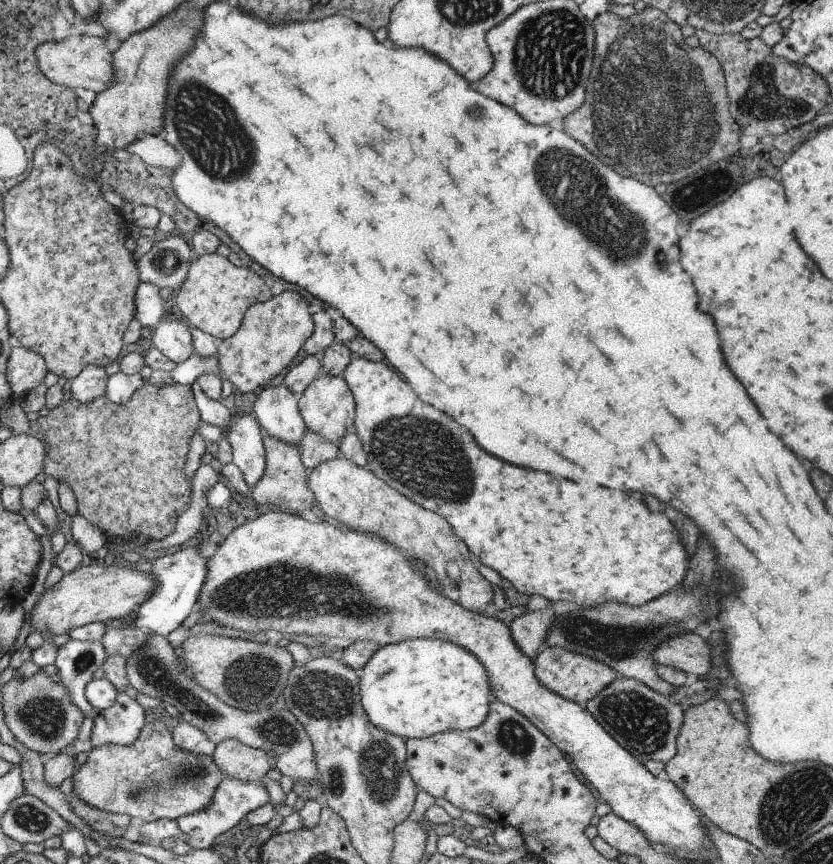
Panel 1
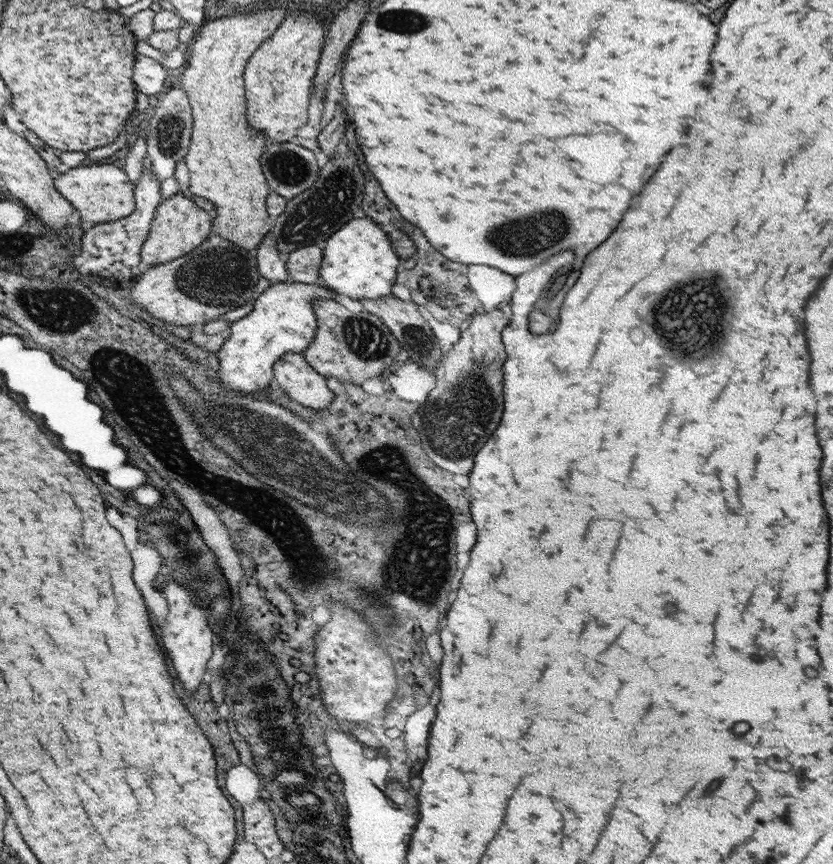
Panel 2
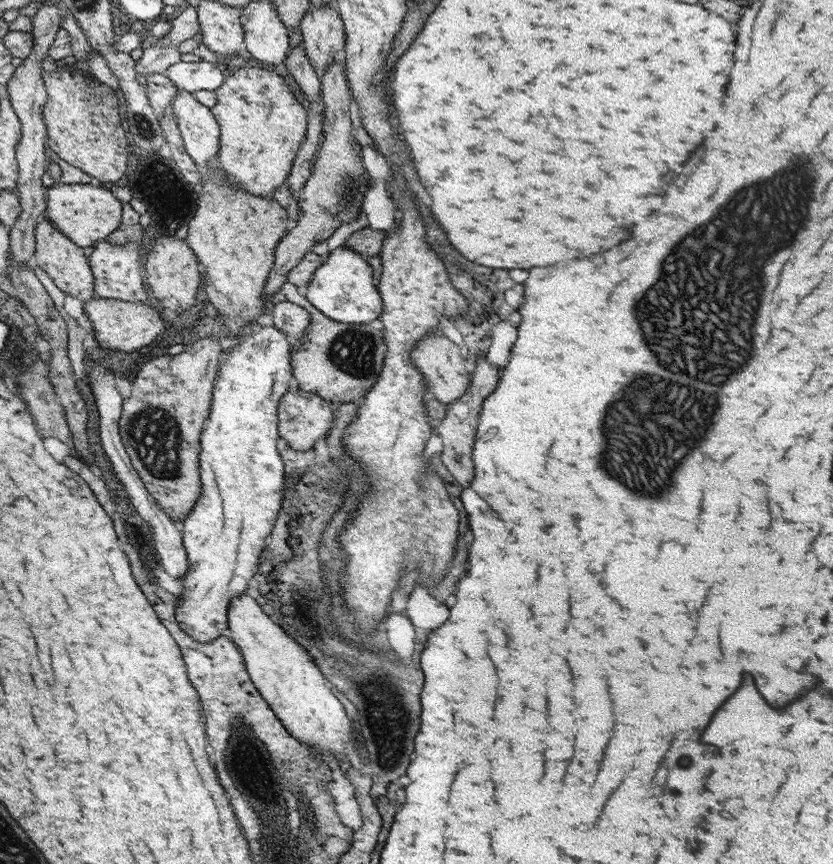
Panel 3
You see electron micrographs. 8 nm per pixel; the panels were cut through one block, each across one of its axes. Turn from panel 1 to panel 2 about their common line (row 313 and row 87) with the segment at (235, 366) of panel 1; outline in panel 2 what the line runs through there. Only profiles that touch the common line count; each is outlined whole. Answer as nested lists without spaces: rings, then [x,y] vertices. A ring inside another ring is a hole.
[[[291,8],[291,14],[247,60],[243,74],[247,96],[247,124],[253,124],[267,142],[289,142],[297,128],[307,122],[307,98],[311,78],[317,74],[321,48],[327,36],[327,26],[315,14],[315,8]]]

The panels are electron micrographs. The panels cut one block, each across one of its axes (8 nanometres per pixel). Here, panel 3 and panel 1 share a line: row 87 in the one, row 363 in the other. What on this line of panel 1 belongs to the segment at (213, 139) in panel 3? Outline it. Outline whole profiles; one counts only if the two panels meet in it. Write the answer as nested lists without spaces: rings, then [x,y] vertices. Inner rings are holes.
[[[169,318],[153,328],[151,348],[157,348],[165,358],[179,364],[189,358],[193,350],[193,336],[185,324]]]

